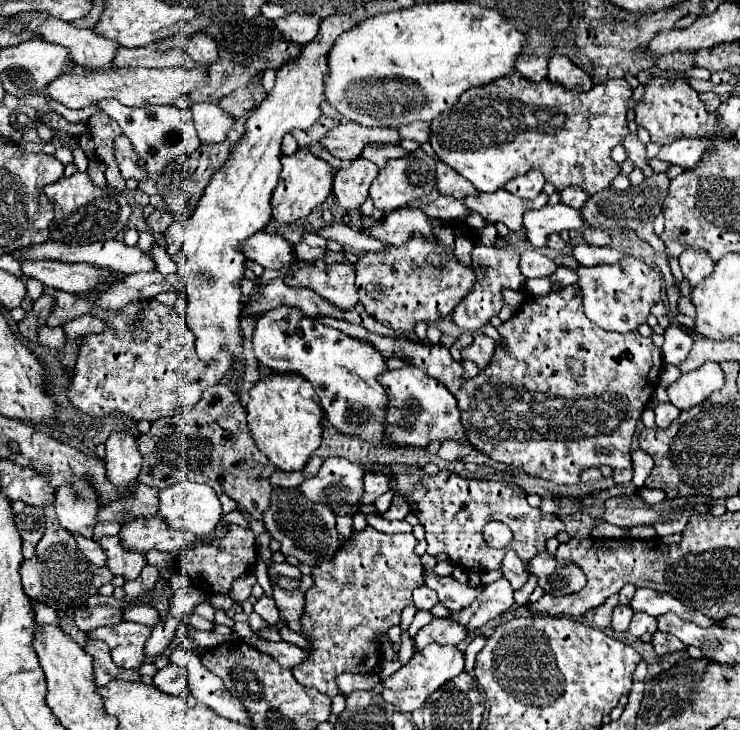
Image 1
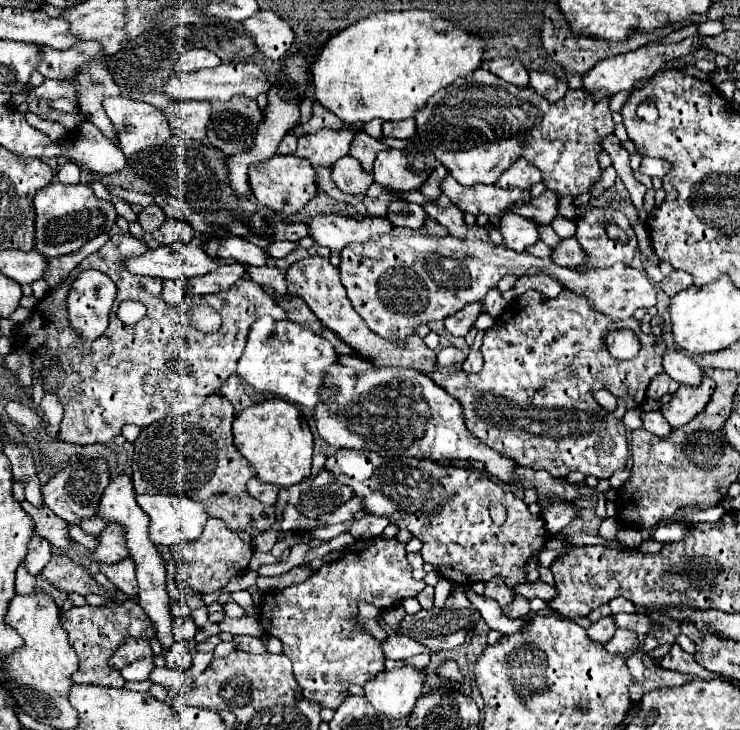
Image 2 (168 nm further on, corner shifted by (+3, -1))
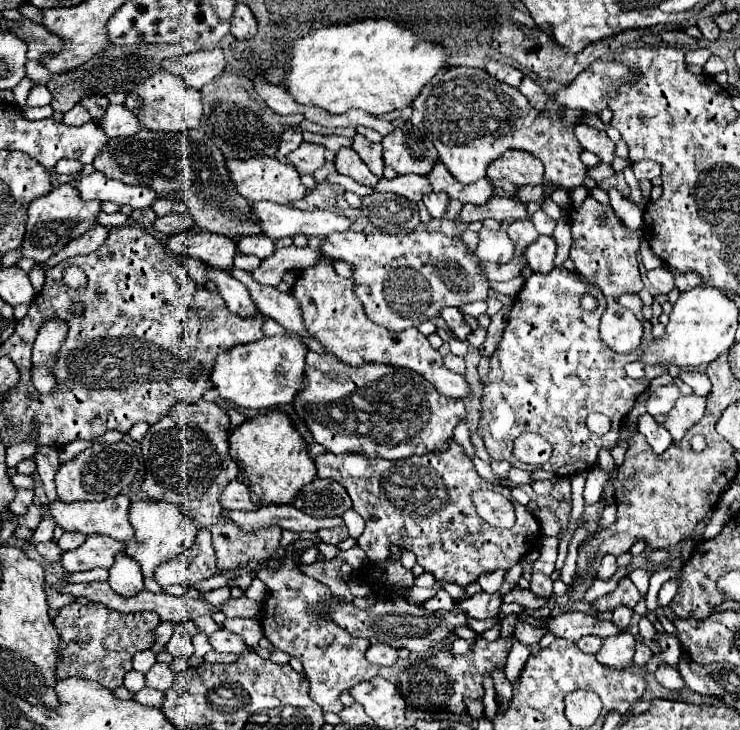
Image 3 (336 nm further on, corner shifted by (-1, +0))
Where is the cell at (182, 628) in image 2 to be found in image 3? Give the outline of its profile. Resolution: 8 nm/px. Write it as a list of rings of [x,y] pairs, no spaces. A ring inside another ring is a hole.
[[[160,622],[152,632],[154,632],[158,644],[166,644],[168,638],[172,636],[172,624],[170,622]]]

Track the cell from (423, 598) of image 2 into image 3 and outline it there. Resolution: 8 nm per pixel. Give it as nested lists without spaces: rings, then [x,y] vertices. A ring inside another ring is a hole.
[[[440,590],[434,598],[430,598],[430,600],[426,600],[426,602],[424,602],[424,608],[426,608],[426,610],[430,610],[430,612],[452,610],[452,608],[454,608],[454,598],[452,598],[448,592]]]

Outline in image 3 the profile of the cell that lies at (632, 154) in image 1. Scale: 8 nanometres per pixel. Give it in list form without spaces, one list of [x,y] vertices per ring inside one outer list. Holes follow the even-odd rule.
[[[578,124],[578,126],[574,128],[574,134],[576,134],[576,138],[578,138],[578,142],[582,144],[584,150],[596,154],[601,162],[612,164],[616,144],[606,136],[606,132],[594,130],[594,128],[586,126],[586,124]]]

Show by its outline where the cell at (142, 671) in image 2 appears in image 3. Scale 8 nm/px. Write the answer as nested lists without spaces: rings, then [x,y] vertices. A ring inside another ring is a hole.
[[[130,670],[124,678],[124,686],[130,690],[130,692],[138,692],[144,688],[144,676],[142,674],[136,674],[136,670]]]

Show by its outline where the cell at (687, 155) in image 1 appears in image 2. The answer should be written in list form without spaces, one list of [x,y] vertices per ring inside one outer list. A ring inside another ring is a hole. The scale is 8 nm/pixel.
[[[644,157],[640,171],[650,175],[650,177],[664,177],[670,171],[670,163],[664,159],[652,159],[652,157]]]

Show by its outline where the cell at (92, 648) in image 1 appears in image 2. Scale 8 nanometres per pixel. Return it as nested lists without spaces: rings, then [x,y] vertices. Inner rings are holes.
[[[126,599],[124,603],[108,601],[102,607],[92,607],[92,605],[72,607],[70,611],[62,613],[62,627],[68,631],[70,645],[74,647],[80,659],[80,669],[76,671],[76,675],[72,675],[72,681],[88,685],[104,685],[104,687],[124,687],[124,677],[108,667],[108,655],[112,655],[116,645],[120,645],[126,637],[149,641],[156,633],[152,621],[144,615],[140,603],[134,599]]]

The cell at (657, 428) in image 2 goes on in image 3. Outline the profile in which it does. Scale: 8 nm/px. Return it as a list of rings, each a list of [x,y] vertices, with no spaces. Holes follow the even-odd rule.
[[[642,414],[638,418],[638,432],[646,438],[646,442],[652,446],[654,454],[662,454],[668,450],[668,446],[672,444],[672,436],[668,434],[668,430],[664,430],[664,426],[656,424],[654,418],[650,414]]]

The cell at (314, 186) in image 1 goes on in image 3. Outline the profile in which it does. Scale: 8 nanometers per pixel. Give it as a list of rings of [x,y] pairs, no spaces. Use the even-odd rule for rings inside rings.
[[[258,156],[258,158],[250,158],[250,160],[226,160],[226,170],[230,172],[234,190],[250,202],[270,200],[270,202],[278,202],[278,204],[294,204],[294,202],[302,200],[308,192],[308,188],[300,182],[298,170],[294,170],[294,166],[288,166],[288,162],[280,162],[276,158]]]

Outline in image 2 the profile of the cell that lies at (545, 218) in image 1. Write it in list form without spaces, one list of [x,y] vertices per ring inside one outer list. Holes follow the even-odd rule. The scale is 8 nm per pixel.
[[[516,213],[504,215],[504,219],[500,219],[500,233],[504,235],[504,243],[514,251],[524,251],[526,247],[538,243],[538,229],[540,225],[534,219]]]

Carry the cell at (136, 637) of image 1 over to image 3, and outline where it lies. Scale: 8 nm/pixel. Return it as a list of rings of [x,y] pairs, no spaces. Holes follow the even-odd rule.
[[[150,650],[140,652],[140,654],[136,654],[136,658],[134,658],[134,670],[142,672],[142,674],[146,674],[154,664],[156,664],[156,654],[152,654]]]

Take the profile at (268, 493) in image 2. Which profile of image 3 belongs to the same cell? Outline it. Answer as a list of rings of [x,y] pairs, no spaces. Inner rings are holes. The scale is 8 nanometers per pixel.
[[[240,480],[228,482],[220,494],[220,504],[228,510],[256,510],[256,506],[252,506],[252,500],[248,500],[248,486],[244,488]]]

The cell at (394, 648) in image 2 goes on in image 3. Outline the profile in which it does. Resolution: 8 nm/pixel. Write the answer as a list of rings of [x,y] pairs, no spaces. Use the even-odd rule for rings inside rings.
[[[376,644],[376,646],[370,646],[364,654],[364,658],[372,664],[378,664],[378,666],[392,666],[396,664],[398,660],[398,652],[396,648],[392,646],[384,646],[384,644]]]

